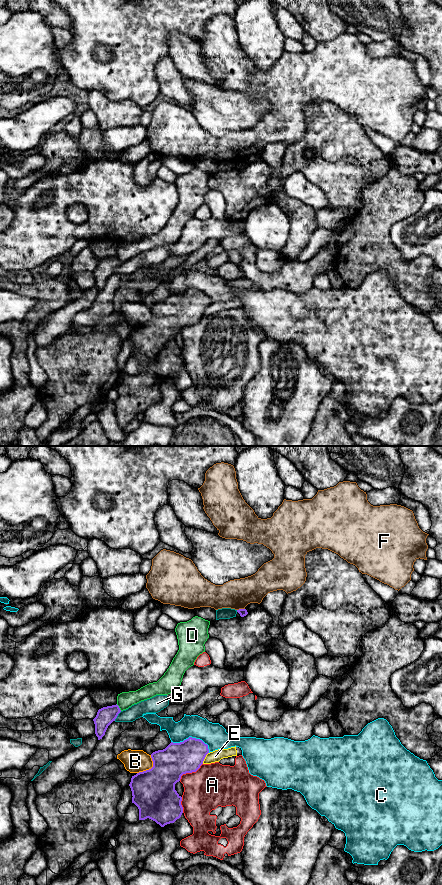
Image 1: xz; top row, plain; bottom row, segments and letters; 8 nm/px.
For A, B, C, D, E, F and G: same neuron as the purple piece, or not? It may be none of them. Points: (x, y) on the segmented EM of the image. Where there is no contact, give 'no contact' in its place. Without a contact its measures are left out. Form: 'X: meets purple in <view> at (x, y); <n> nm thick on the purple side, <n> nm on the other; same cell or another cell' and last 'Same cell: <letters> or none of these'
A: meets purple in xz at (190, 772); 260 nm thick on the purple side, 340 nm on the other; another cell
B: meets purple in xz at (151, 768); 340 nm thick on the purple side, 190 nm on the other; another cell
C: meets purple in xz at (193, 738); 260 nm thick on the purple side, 190 nm on the other; another cell
D: meets purple in xz at (118, 707); 150 nm thick on the purple side, 130 nm on the other; another cell
E: meets purple in xz at (204, 758); 260 nm thick on the purple side, 90 nm on the other; another cell
F: meets purple in xz at (240, 609); 60 nm thick on the purple side, 240 nm on the other; another cell
G: meets purple in xz at (117, 715); 150 nm thick on the purple side, 120 nm on the other; another cell
Same cell: none of these

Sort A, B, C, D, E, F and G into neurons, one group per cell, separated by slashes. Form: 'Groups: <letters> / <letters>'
Groups: A / B / C / D / E / F / G

